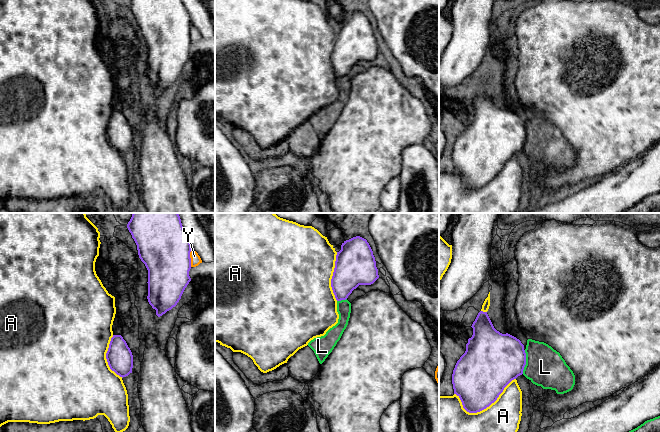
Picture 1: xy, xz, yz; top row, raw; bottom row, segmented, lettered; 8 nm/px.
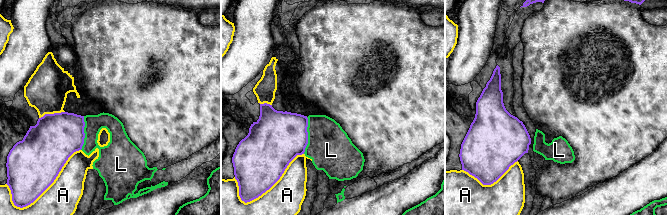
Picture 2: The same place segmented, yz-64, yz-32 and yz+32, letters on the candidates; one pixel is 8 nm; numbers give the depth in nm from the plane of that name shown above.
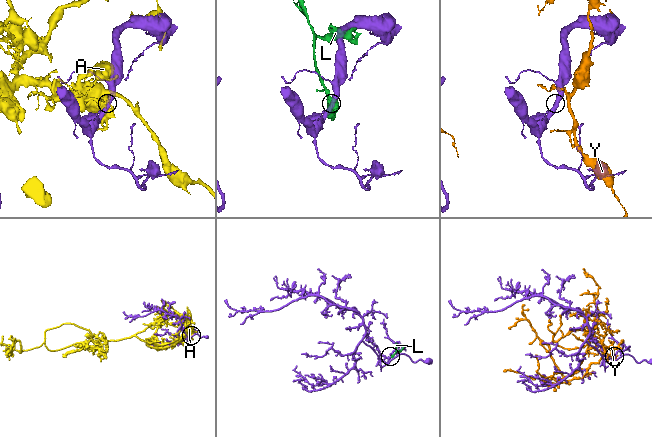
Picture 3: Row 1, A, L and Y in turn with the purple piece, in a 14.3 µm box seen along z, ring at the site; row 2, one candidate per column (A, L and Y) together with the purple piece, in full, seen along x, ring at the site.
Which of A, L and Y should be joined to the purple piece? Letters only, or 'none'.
none

